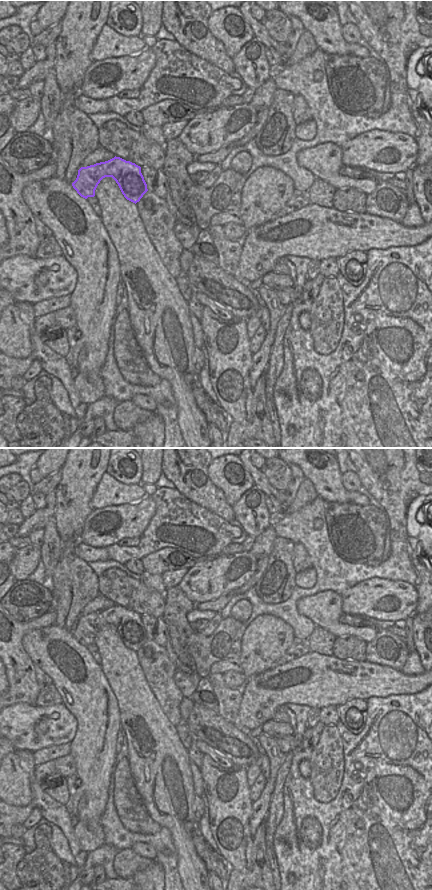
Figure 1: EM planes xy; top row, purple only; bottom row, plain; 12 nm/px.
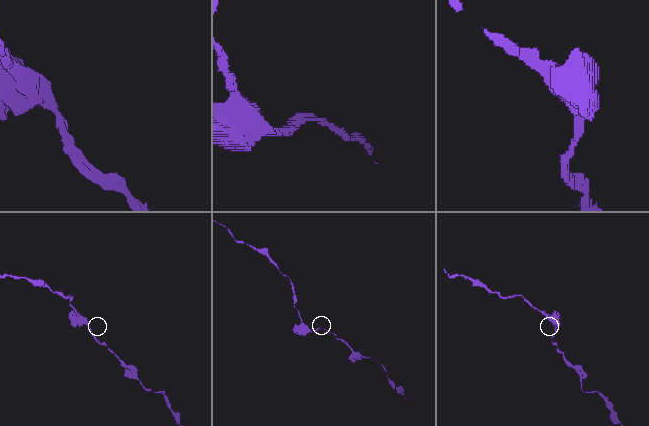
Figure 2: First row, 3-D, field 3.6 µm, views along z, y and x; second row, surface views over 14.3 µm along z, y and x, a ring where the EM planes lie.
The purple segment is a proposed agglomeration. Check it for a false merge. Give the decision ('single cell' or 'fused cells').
single cell

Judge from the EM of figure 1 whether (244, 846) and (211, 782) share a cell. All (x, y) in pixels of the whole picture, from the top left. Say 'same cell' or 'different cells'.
same cell

